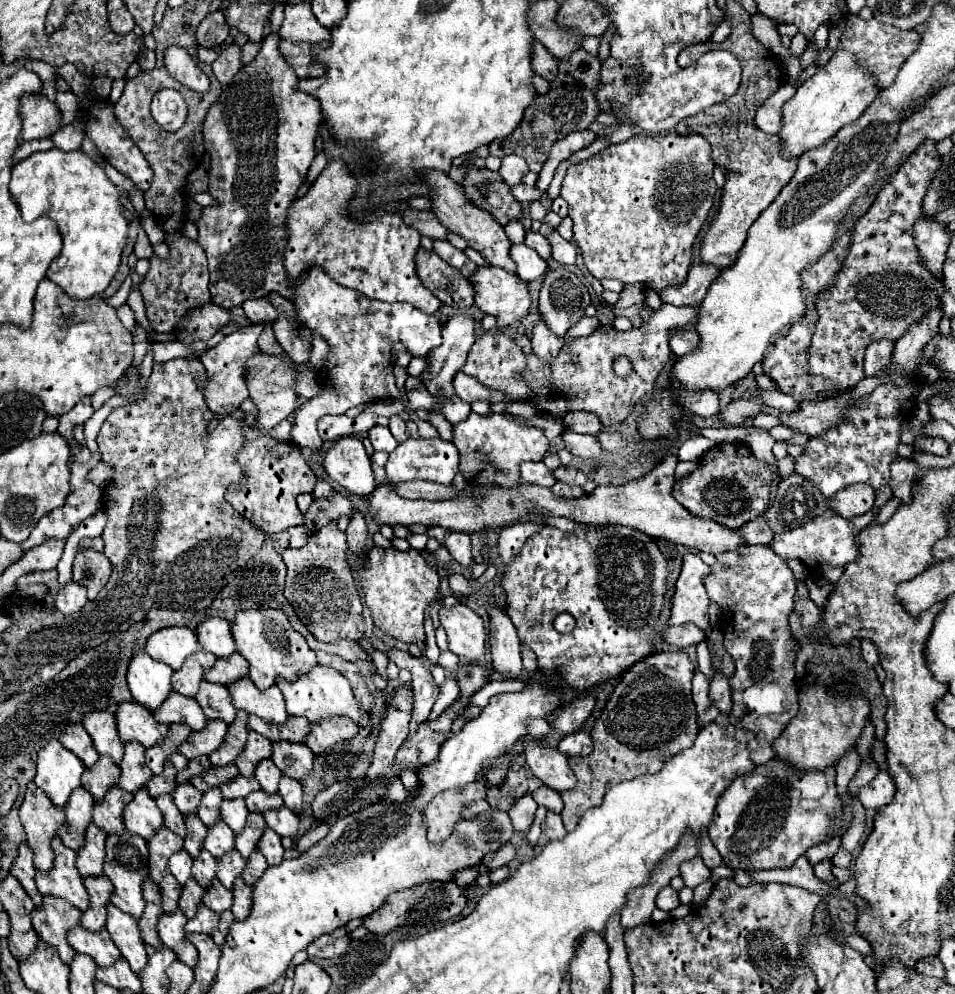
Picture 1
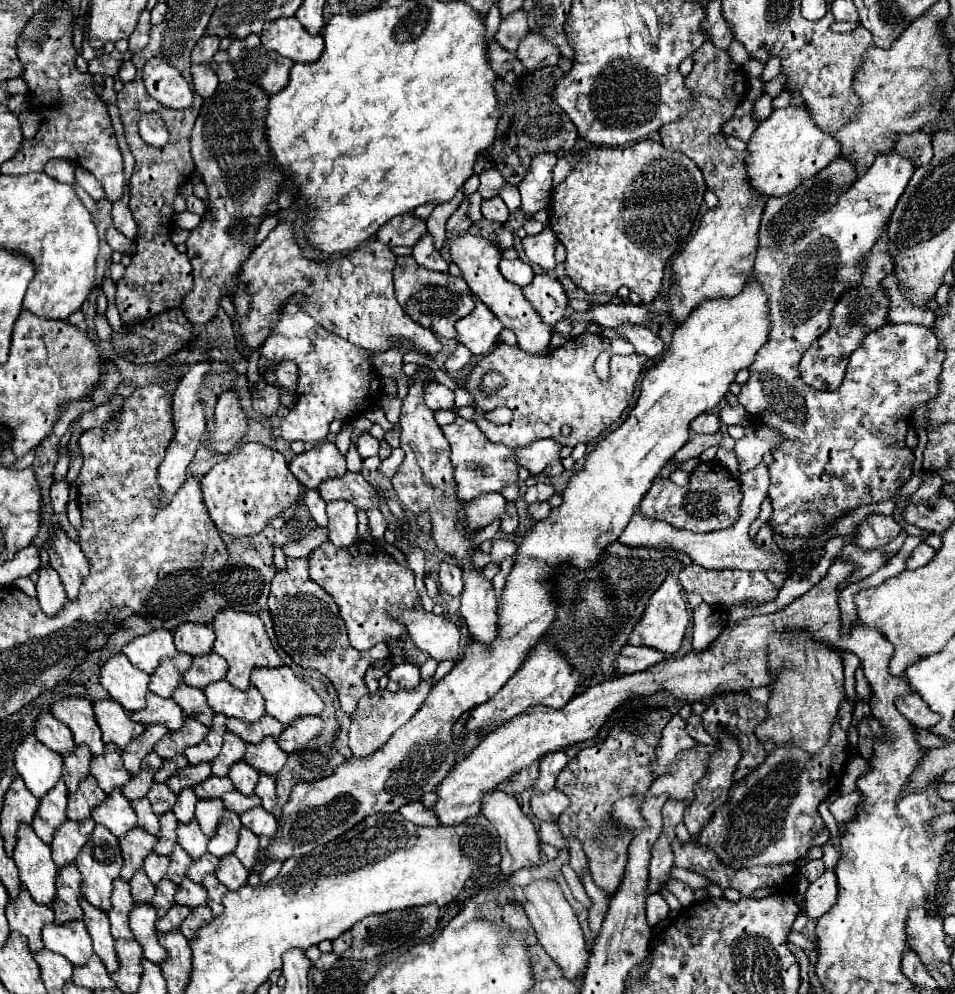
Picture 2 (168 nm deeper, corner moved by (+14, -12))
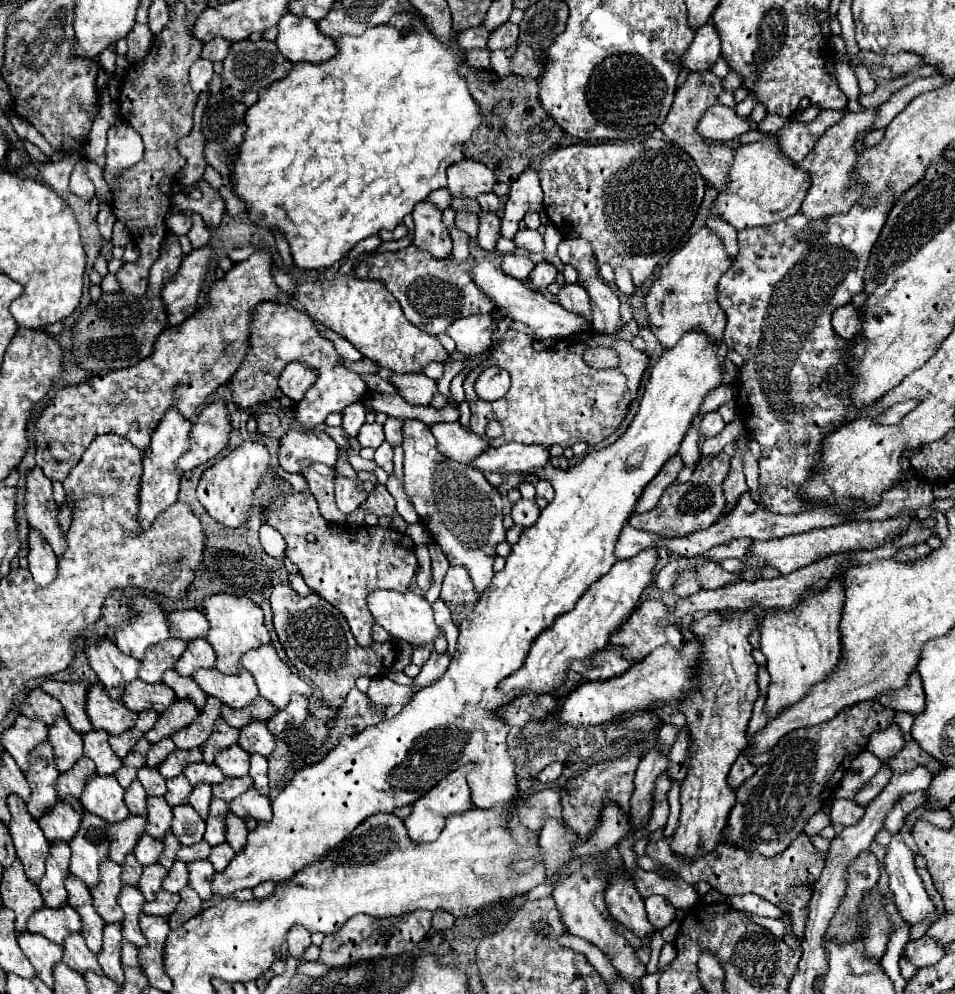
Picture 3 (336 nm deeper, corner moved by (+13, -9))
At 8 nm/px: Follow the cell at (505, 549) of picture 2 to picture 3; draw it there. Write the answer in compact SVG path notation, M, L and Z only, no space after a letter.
M521 499L521 501L517 501L513 505L513 513L511 515L513 515L515 525L521 525L523 529L527 529L527 527L537 523L539 513L541 513L541 509L533 499Z

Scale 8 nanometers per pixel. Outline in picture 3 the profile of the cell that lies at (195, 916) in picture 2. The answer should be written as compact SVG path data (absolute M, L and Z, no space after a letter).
M187 887L187 891L181 891L179 895L181 895L181 903L169 915L169 927L171 929L181 927L185 921L189 921L191 917L195 917L203 911L203 901L199 899L199 895L191 887Z

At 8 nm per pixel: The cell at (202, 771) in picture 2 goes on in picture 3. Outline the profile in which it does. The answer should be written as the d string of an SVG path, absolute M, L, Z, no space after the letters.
M177 749L177 751L171 753L165 761L167 761L167 763L161 763L161 765L159 765L159 773L161 773L165 779L173 779L173 777L181 775L187 765L191 765L191 763L203 763L203 753L201 753L201 749L191 749L191 751Z

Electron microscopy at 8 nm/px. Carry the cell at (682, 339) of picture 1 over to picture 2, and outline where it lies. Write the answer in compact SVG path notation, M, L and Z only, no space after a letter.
M620 324L618 328L614 328L622 338L626 338L628 342L632 342L632 346L636 348L636 354L644 354L648 358L658 358L664 352L664 342L652 334L646 326L638 326L638 324Z

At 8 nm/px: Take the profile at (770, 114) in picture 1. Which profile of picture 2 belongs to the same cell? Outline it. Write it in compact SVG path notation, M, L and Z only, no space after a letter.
M742 116L742 118L730 118L728 122L722 124L722 136L734 136L740 138L742 142L748 142L748 138L752 136L752 132L756 130L756 124L752 122L750 116Z

